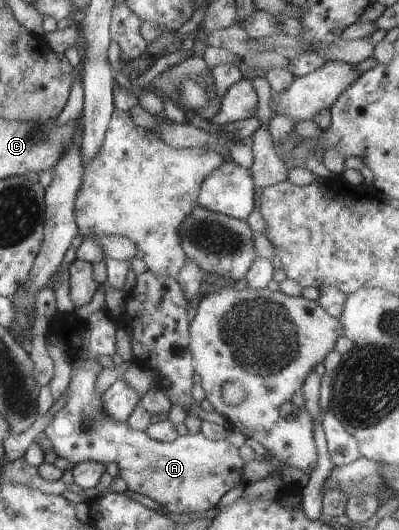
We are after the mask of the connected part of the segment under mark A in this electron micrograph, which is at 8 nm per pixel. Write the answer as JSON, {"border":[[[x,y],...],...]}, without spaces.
{"border":[[[106,309],[96,311],[87,320],[77,320],[75,312],[58,310],[48,332],[63,338],[70,363],[75,363],[78,370],[72,370],[67,404],[43,432],[49,437],[58,457],[75,465],[85,461],[106,466],[115,464],[131,492],[159,502],[173,514],[191,514],[202,510],[210,513],[225,492],[240,485],[245,489],[249,485],[243,474],[246,462],[239,455],[239,449],[228,441],[212,441],[200,432],[178,435],[173,442],[162,443],[152,439],[145,431],[128,428],[127,421],[114,421],[104,412],[102,395],[95,392],[95,380],[103,369],[97,362],[97,356],[115,354],[115,338],[120,325]]]}

